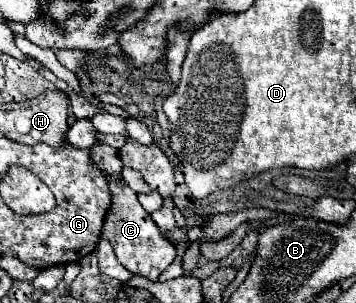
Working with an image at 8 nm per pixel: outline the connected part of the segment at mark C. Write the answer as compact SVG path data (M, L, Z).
M96 142L92 148L90 148L90 154L92 154L92 164L104 172L108 176L108 186L110 186L110 192L112 192L112 206L110 206L110 212L104 220L104 228L102 228L102 238L106 238L114 252L116 252L116 258L118 262L132 274L140 274L140 276L146 276L148 280L156 282L158 276L174 262L176 258L176 248L174 244L168 244L168 240L164 240L160 236L160 230L158 226L154 224L154 220L150 218L150 214L140 206L138 198L136 198L136 192L130 190L130 186L122 180L122 160L118 156L118 150L114 150L112 146L104 144L104 142Z

